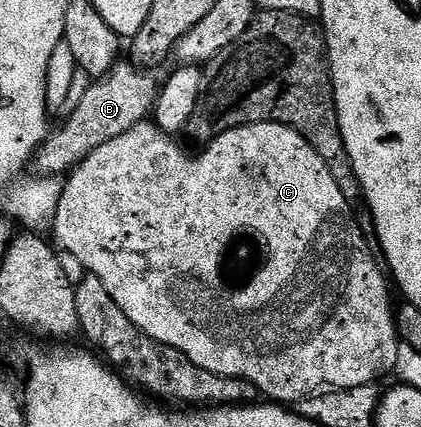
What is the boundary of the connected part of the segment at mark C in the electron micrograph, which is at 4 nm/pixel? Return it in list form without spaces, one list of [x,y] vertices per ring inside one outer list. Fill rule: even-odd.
[[[142,122],[127,130],[127,134],[119,134],[119,138],[111,138],[111,142],[103,142],[99,150],[92,152],[68,173],[51,225],[56,247],[62,253],[79,258],[86,273],[103,282],[103,290],[111,294],[115,306],[119,306],[119,310],[123,310],[123,314],[127,314],[127,318],[131,318],[131,322],[135,322],[143,334],[155,338],[155,342],[163,346],[179,350],[188,360],[195,362],[195,366],[211,370],[211,374],[251,382],[262,397],[282,406],[296,405],[306,397],[326,390],[376,385],[380,376],[388,372],[390,375],[397,366],[399,343],[395,304],[389,301],[391,284],[371,244],[369,249],[365,241],[368,240],[367,234],[357,221],[354,205],[343,198],[339,182],[335,182],[327,162],[319,158],[315,149],[298,132],[282,124],[248,124],[242,128],[232,128],[204,145],[197,157],[188,156],[172,142],[155,123]],[[209,300],[214,308],[209,308]]]

